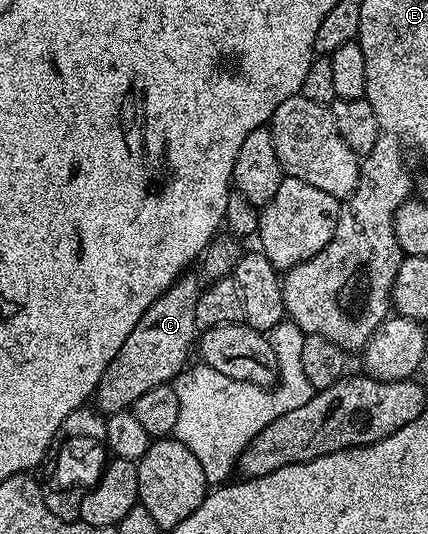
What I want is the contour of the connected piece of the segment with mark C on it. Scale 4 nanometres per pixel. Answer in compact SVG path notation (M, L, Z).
M191 276L178 277L151 304L149 311L141 315L137 327L129 331L129 339L121 343L121 351L115 353L113 363L105 367L105 375L101 375L93 394L100 414L131 409L135 401L145 395L145 391L174 382L175 376L183 372L188 364L187 356L193 353L197 345L197 299L201 292L201 281L198 276Z

